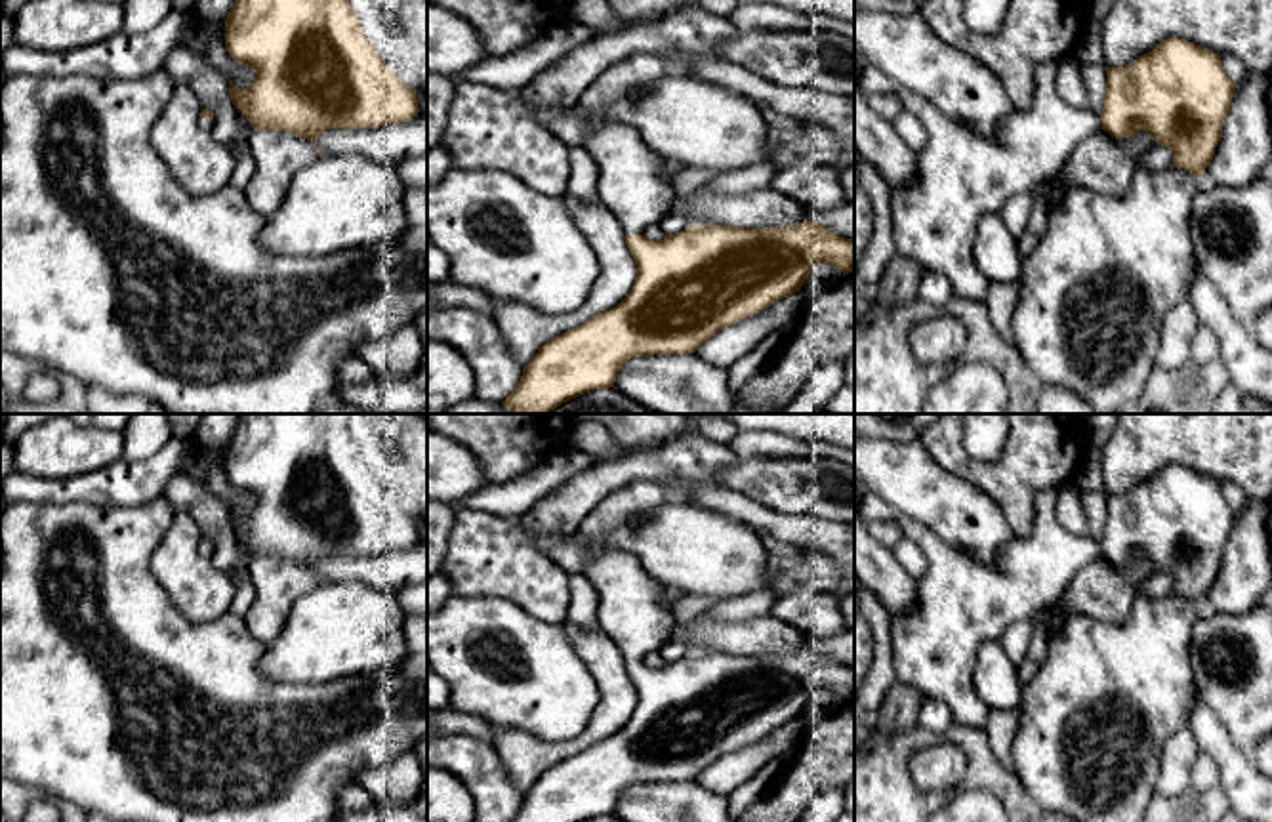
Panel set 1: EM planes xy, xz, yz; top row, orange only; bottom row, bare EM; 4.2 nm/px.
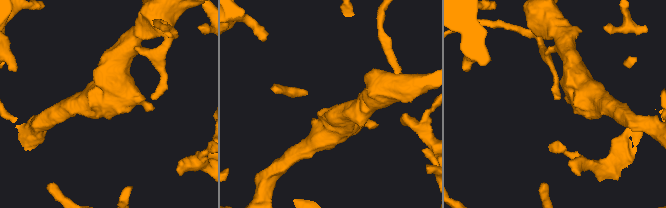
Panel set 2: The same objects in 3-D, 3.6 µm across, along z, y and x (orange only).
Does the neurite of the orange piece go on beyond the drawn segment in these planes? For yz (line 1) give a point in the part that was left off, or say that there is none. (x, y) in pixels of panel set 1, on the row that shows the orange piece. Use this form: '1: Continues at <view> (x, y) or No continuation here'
1: Continues at yz (962, 176)

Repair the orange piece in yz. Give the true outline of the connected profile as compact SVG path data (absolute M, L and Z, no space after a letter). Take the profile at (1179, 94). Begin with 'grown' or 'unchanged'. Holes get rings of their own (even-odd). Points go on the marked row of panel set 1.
grown; M1165 38L1152 51L1125 67L1106 67L1106 95L1100 113L1074 109L1057 90L1058 61L1036 72L1034 103L1005 116L992 139L950 118L929 99L908 92L877 67L870 65L856 80L866 97L898 95L904 113L929 124L929 141L917 153L917 179L891 195L891 227L898 256L923 271L942 275L955 298L984 301L988 278L975 263L975 236L986 214L1001 214L1005 202L1024 191L1047 187L1064 168L1072 151L1100 130L1112 137L1131 137L1144 130L1158 145L1173 153L1173 166L1203 179L1222 137L1236 84L1226 76L1221 55L1184 38Z

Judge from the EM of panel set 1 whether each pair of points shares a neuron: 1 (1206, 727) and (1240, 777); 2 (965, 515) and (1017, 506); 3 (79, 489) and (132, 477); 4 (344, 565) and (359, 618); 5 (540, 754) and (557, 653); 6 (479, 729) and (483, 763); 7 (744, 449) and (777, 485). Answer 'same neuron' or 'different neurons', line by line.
1: same neuron
2: different neurons
3: same neuron
4: different neurons
5: different neurons
6: different neurons
7: different neurons

